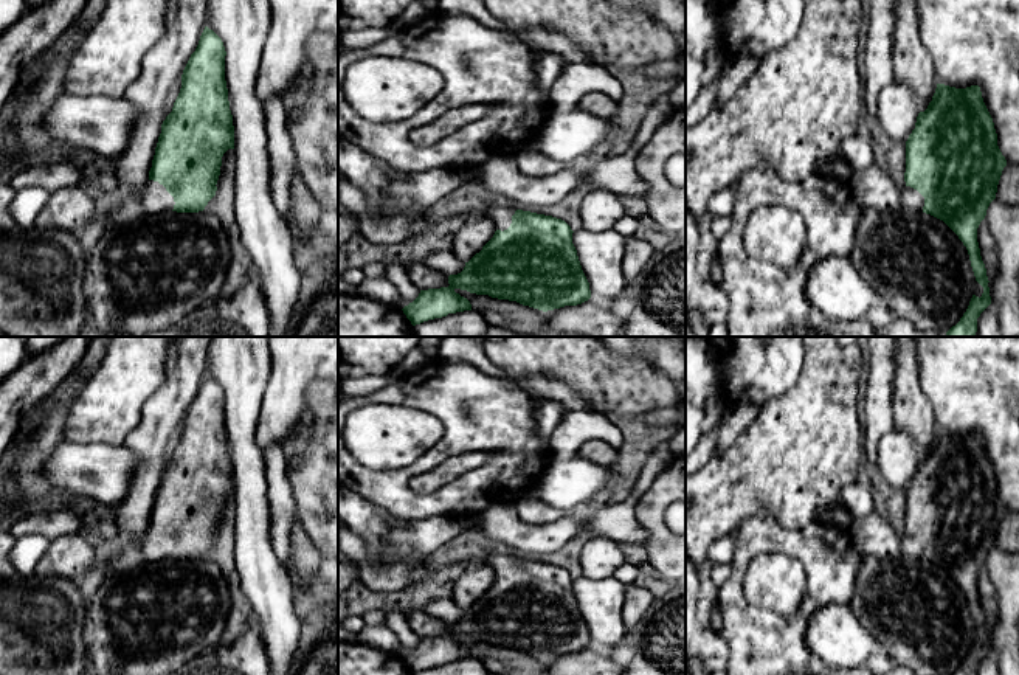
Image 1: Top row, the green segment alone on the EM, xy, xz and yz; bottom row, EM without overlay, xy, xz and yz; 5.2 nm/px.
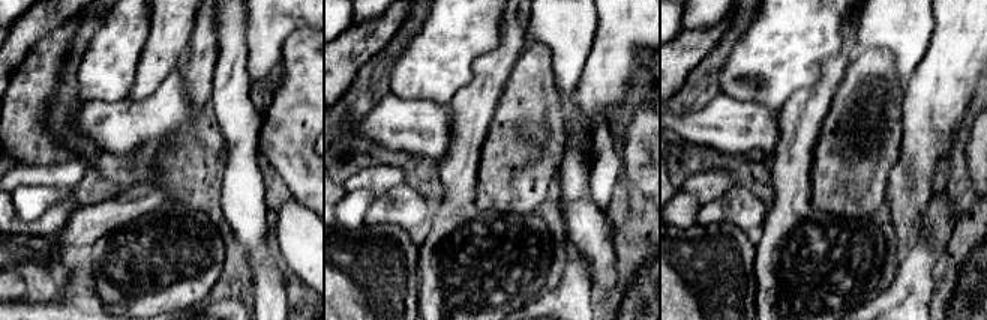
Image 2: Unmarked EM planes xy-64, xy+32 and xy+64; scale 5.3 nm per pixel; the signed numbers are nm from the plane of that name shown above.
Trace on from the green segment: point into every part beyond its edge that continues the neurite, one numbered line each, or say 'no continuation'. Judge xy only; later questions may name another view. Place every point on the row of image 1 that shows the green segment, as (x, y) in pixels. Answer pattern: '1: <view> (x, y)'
1: xy (154, 199)

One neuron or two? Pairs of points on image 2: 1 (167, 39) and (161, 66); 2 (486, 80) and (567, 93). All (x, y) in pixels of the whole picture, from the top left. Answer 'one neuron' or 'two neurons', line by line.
1: one neuron
2: two neurons

